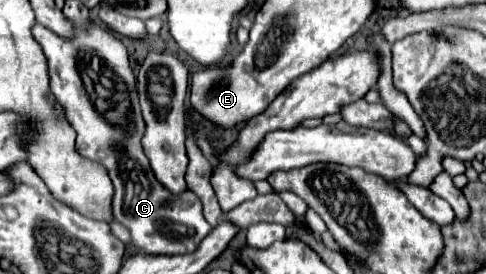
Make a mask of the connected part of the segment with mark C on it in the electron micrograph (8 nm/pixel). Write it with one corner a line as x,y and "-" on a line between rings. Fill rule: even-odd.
90,22
88,32
82,32
80,28
74,28
74,32
76,32
76,42
66,42
66,40
62,42
62,38
58,38
48,28
40,24
34,26
34,38
42,46
42,52
48,62
50,90
56,96
56,100
62,104
66,120
76,132
76,152
80,156
86,156
86,160
102,164
108,170
108,176
114,184
114,198
112,198
114,220
128,228
132,246
144,254
188,254
196,250
198,244
208,236
212,226
204,220
202,204
194,192
186,190
178,194
178,198
174,198
174,204
170,204
166,202
166,198
170,198
170,192
154,178
154,172
150,170
148,158
142,150
142,134
146,124
140,114
136,78
128,64
128,54
124,44
114,32
94,22
-
112,76
118,76
130,90
130,100
132,100
130,114
134,114
130,128
132,136
108,124
108,120
102,114
98,114
98,110
88,98
86,88
94,88
96,80
110,80
-
186,202
190,202
190,206
182,208
182,204

